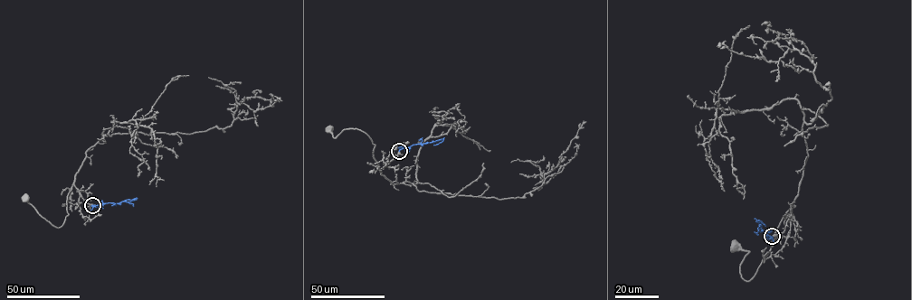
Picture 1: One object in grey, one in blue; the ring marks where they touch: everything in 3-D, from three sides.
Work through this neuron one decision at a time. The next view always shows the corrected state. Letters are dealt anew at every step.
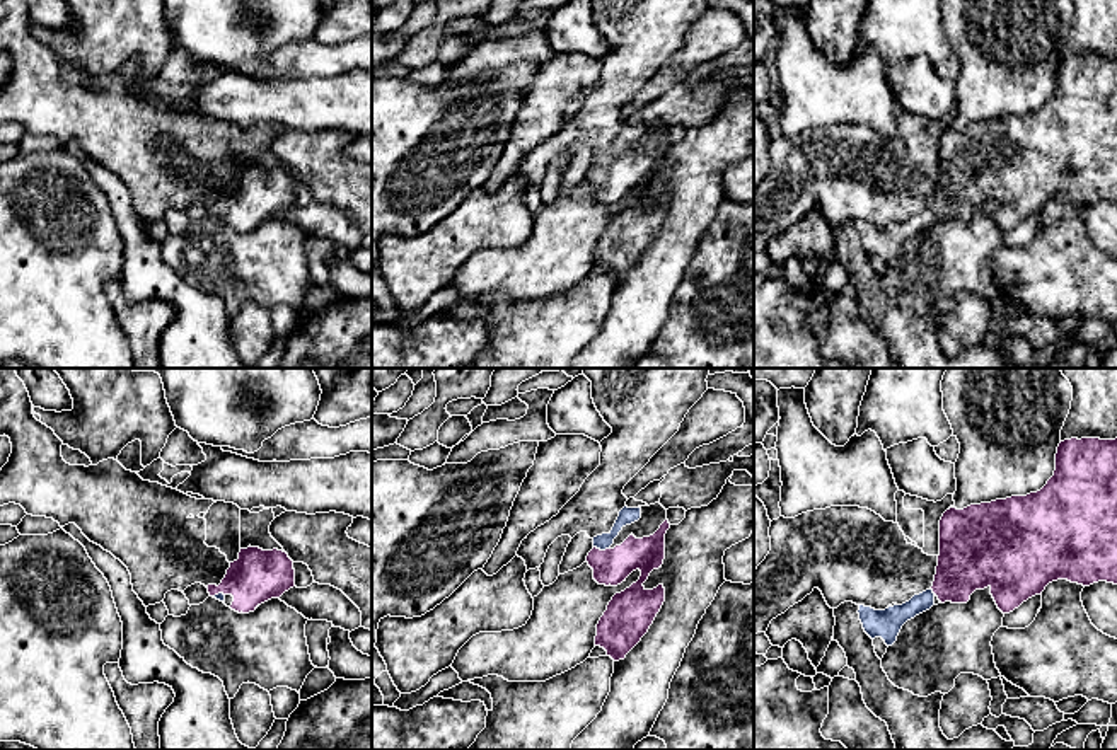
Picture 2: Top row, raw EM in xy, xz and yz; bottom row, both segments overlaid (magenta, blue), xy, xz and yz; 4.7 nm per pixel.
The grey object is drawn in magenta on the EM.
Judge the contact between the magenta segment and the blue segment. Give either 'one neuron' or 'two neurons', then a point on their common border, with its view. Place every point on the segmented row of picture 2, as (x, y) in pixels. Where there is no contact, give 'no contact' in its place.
one neuron | xz (599, 549)

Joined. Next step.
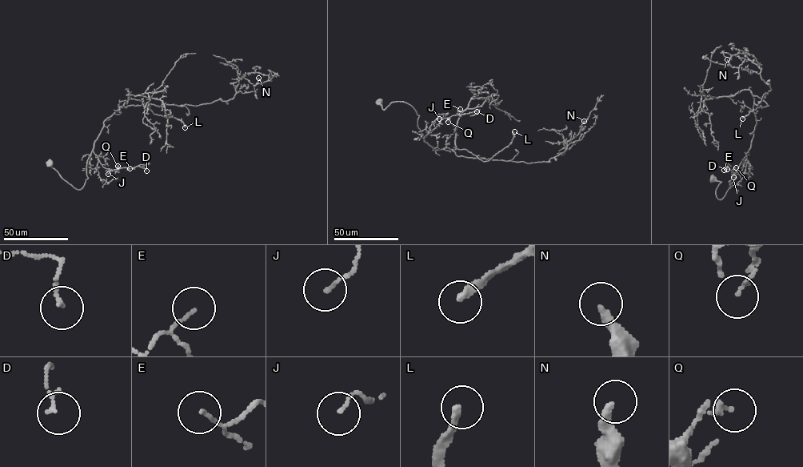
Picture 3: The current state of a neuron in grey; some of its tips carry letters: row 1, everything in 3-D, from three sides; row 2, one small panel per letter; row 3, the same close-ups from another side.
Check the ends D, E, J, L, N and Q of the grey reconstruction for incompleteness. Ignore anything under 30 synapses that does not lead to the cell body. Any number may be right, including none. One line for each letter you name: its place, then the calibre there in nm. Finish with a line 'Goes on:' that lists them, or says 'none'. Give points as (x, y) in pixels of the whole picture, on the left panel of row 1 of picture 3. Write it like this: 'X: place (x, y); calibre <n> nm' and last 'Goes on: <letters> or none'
L: place (185, 127); calibre 240 nm
N: place (258, 78); calibre 280 nm
Goes on: L, N

